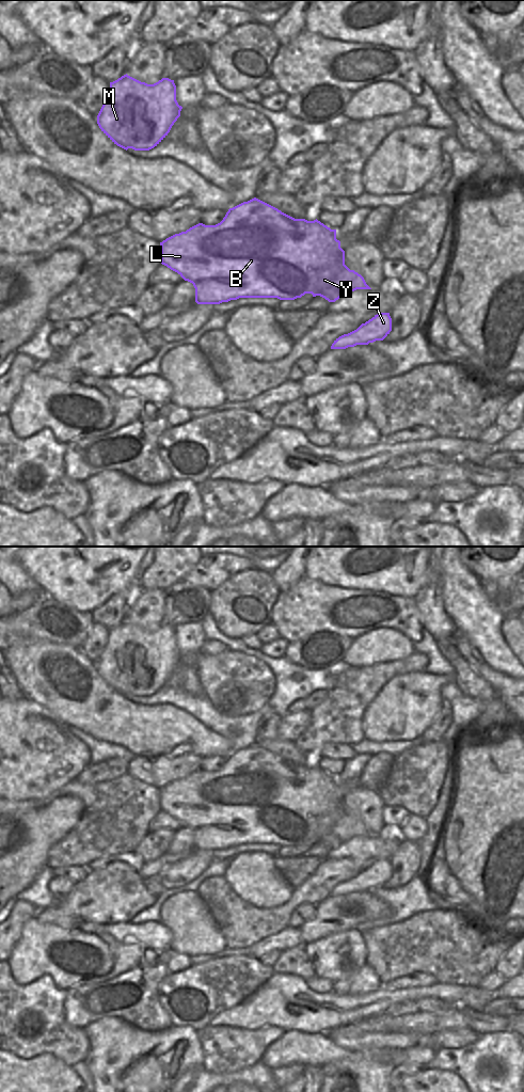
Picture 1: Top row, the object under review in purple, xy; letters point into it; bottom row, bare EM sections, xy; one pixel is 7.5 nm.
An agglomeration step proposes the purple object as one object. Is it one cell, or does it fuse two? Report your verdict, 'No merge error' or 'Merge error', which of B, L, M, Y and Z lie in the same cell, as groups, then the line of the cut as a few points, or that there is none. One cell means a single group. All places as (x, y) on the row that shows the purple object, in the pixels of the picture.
No merge error. Groups: B L M Y Z. No split

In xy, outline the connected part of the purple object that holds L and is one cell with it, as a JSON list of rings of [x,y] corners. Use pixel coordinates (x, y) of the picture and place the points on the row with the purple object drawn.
[[[256,197],[229,208],[220,223],[199,223],[160,246],[161,264],[193,284],[197,304],[239,298],[295,300],[305,294],[335,302],[356,289],[371,289],[361,274],[345,265],[336,230],[317,219],[295,219]]]

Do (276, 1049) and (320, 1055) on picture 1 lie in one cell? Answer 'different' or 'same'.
same

